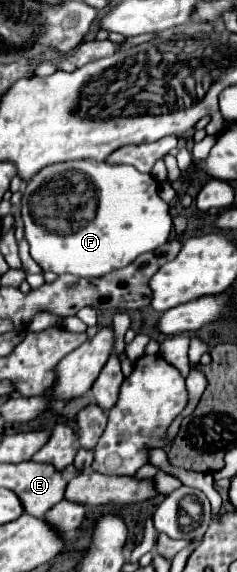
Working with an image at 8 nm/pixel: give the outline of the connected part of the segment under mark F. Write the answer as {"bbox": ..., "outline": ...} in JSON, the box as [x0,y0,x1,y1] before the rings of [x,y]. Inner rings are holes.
{"bbox":[22,161,172,277],"outline":[[[94,161],[56,163],[36,173],[22,197],[22,217],[24,217],[22,221],[26,241],[30,243],[30,255],[42,267],[42,271],[44,273],[54,271],[58,275],[72,273],[78,277],[100,277],[114,269],[130,265],[138,255],[154,251],[156,247],[166,243],[172,229],[172,217],[168,213],[168,205],[158,197],[158,185],[150,175],[140,173],[130,165],[108,165]],[[60,195],[94,195],[94,197],[80,205],[58,207]]]}

